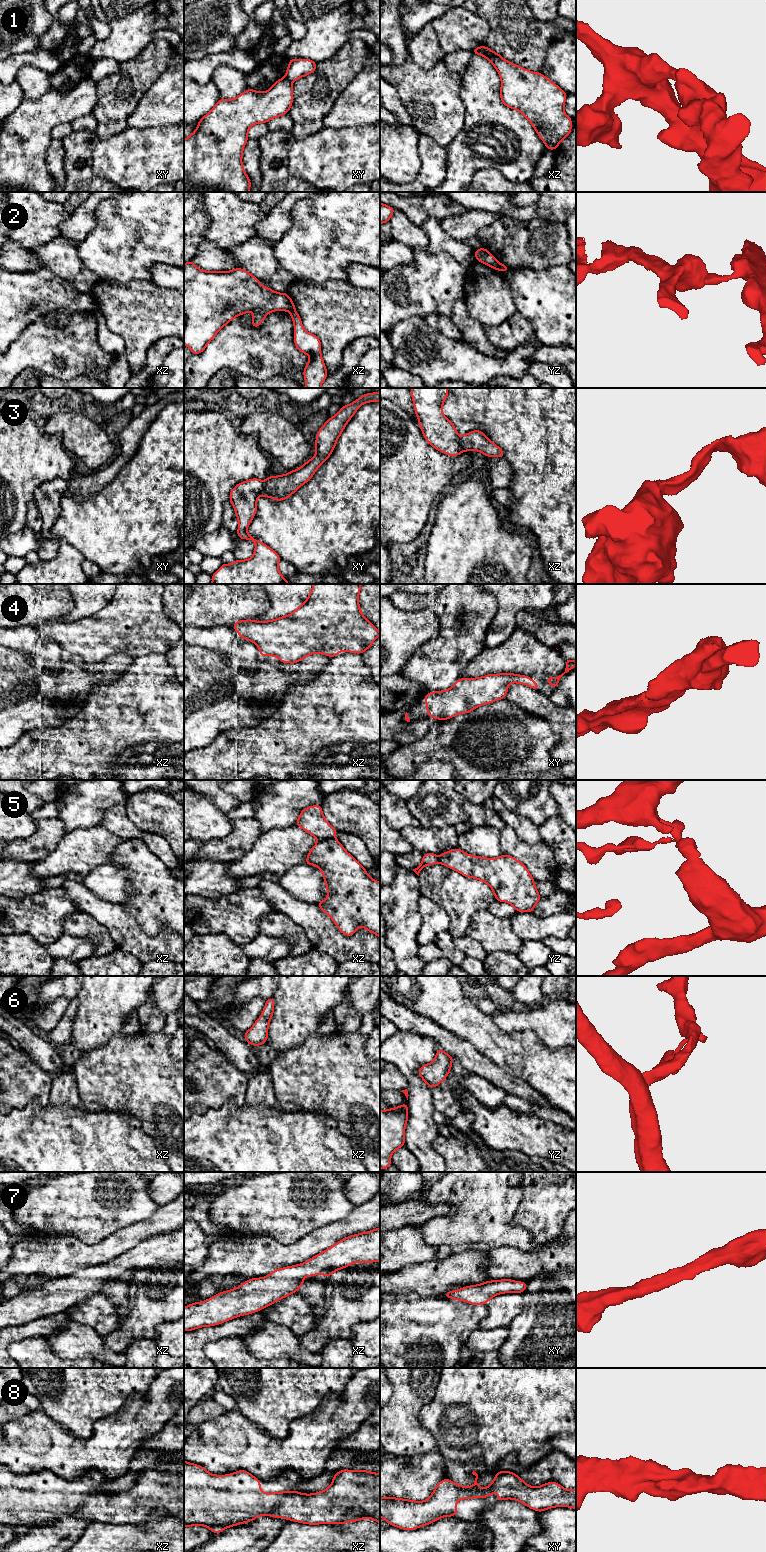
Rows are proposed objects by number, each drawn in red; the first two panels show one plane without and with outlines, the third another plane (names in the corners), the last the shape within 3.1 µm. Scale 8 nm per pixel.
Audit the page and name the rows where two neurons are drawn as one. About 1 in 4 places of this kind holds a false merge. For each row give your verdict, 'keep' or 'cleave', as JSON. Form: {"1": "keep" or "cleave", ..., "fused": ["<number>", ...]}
{"1": "cleave", "2": "cleave", "3": "keep", "4": "keep", "5": "cleave", "6": "keep", "7": "keep", "8": "keep", "fused": ["1", "2", "5"]}

